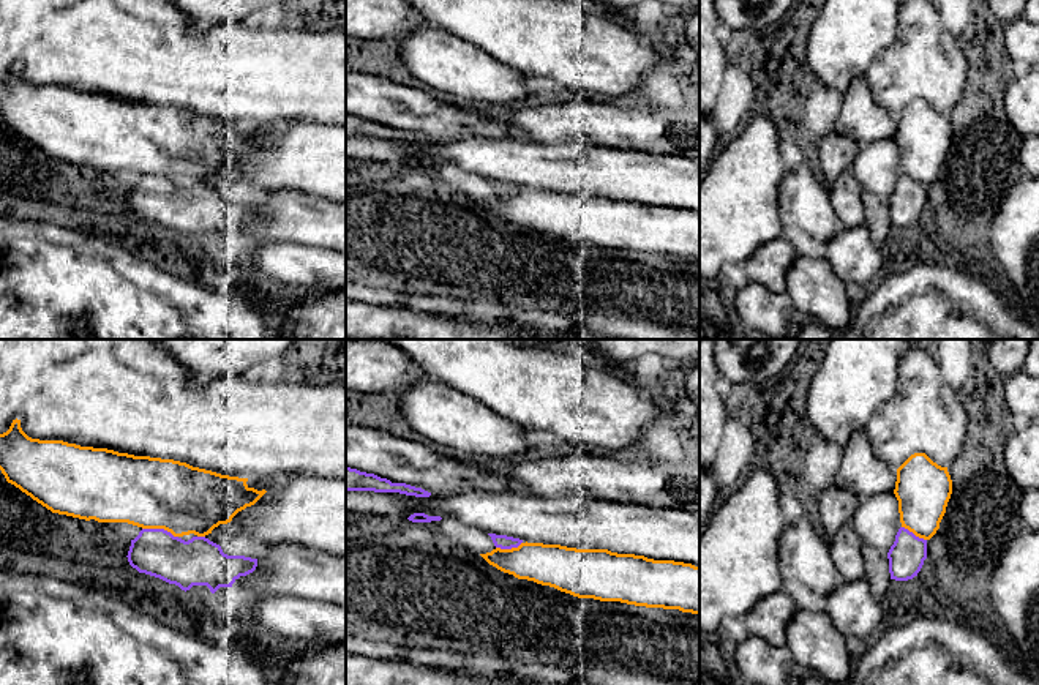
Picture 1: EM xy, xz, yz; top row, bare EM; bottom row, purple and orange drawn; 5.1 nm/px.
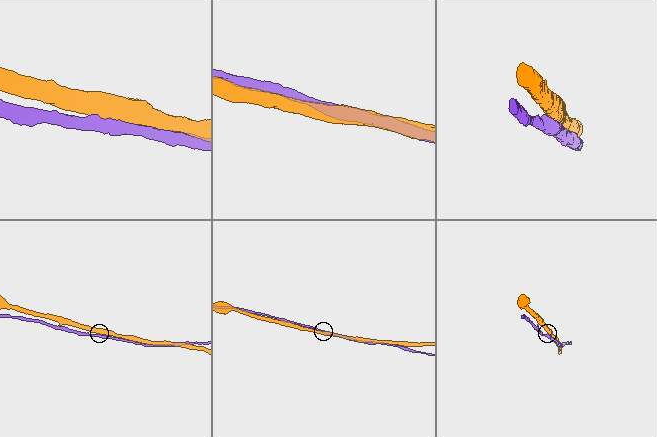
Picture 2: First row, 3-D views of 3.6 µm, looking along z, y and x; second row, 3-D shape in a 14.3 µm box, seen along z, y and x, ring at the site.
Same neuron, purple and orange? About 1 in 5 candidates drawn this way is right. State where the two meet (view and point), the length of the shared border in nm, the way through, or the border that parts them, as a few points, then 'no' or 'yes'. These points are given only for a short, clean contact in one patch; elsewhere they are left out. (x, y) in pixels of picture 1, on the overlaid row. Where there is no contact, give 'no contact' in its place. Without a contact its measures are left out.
meets purple in xy at (160, 529); contact 190 nm long; no

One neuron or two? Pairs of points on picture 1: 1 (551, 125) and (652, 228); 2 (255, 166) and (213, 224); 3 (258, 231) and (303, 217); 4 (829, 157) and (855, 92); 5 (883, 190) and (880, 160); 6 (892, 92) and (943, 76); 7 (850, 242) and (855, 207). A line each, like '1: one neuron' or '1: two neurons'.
1: two neurons
2: two neurons
3: one neuron
4: two neurons
5: one neuron
6: one neuron
7: two neurons

